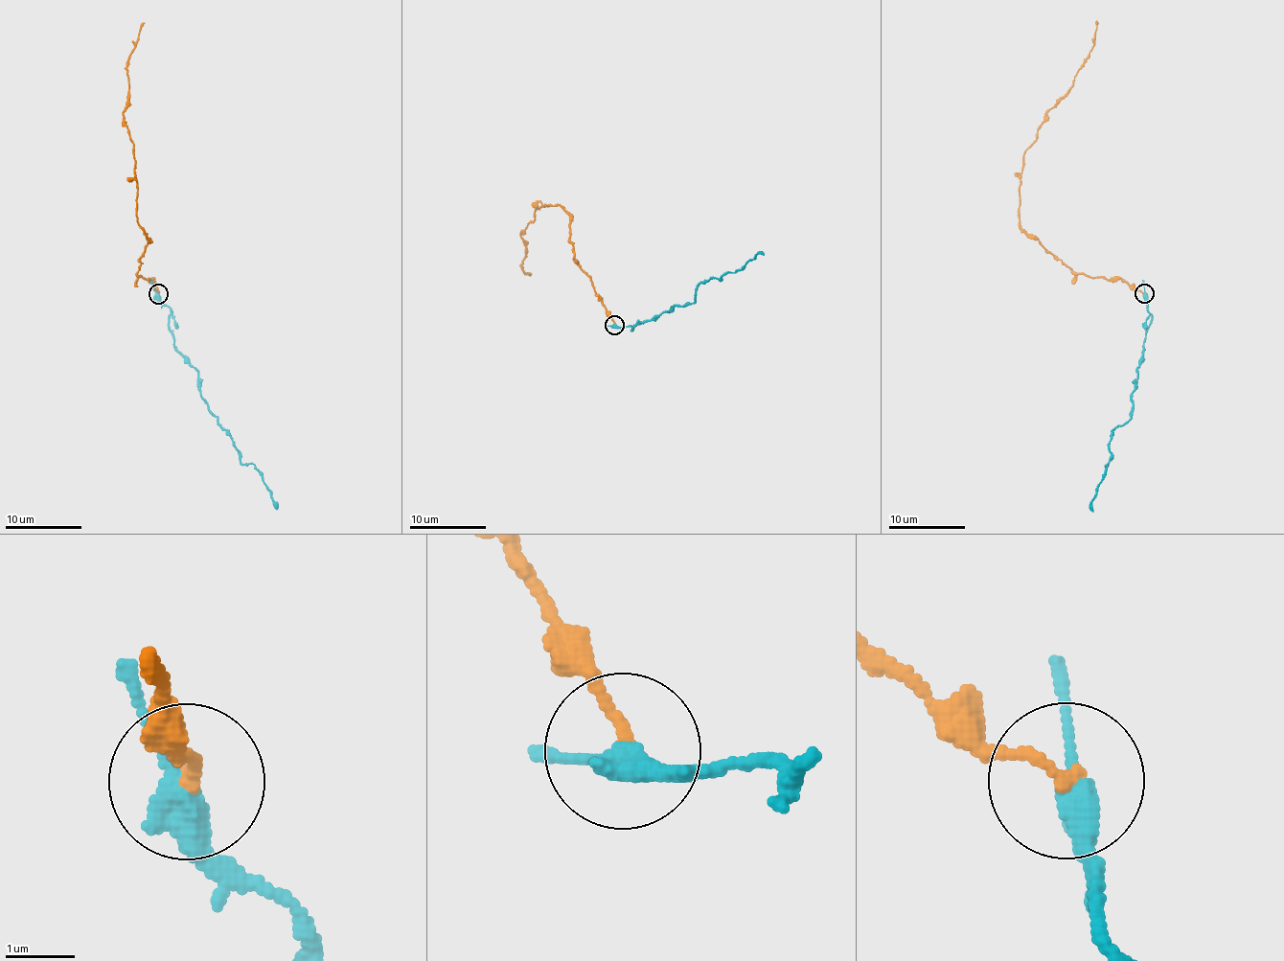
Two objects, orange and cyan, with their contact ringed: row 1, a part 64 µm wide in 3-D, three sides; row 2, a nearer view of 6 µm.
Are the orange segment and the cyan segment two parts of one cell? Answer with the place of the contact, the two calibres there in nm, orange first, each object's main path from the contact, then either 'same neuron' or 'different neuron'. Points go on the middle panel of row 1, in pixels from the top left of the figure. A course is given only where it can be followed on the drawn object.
(614, 325) | 190/340 nm | orange via (613, 324), (575, 259), (569, 214), (560, 205), (537, 207), (522, 231), (520, 266), (532, 274) | cyan via (613, 324), (633, 327), (686, 307), (709, 278), (733, 273), (764, 255) | different neuron

